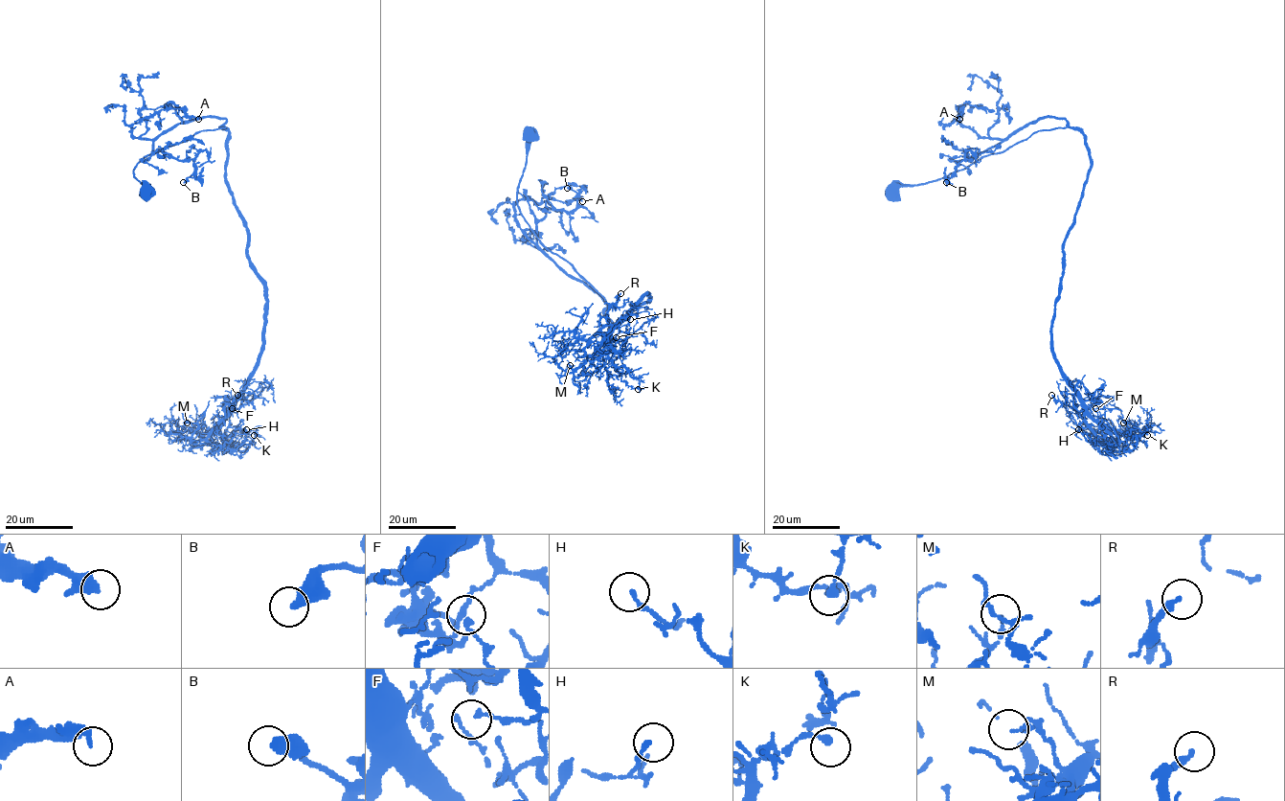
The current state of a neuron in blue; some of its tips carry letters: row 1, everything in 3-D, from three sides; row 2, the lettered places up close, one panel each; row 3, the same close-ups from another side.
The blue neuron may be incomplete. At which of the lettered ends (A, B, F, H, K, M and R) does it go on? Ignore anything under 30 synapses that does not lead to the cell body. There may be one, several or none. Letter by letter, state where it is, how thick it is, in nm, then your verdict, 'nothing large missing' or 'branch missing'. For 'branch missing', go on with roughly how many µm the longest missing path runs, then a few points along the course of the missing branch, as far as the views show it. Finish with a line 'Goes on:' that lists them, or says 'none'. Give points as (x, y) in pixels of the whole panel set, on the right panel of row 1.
A: at (959, 119); 280 nm thick; nothing large missing
B: at (946, 182); 460 nm thick; nothing large missing
F: at (1095, 408); 130 nm thick; nothing large missing
H: at (1078, 429); 160 nm thick; nothing large missing
K: at (1147, 435); 240 nm thick; nothing large missing
M: at (1123, 423); 160 nm thick; nothing large missing
R: at (1051, 395); 240 nm thick; nothing large missing
Goes on: none

